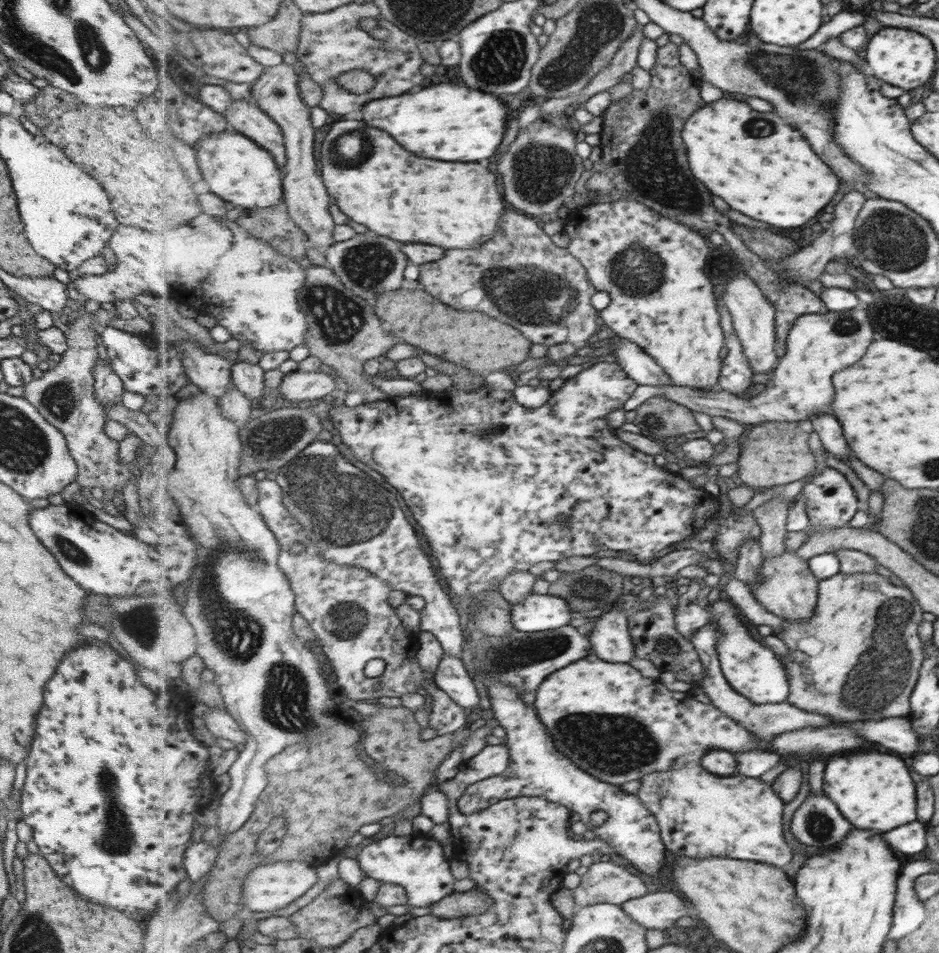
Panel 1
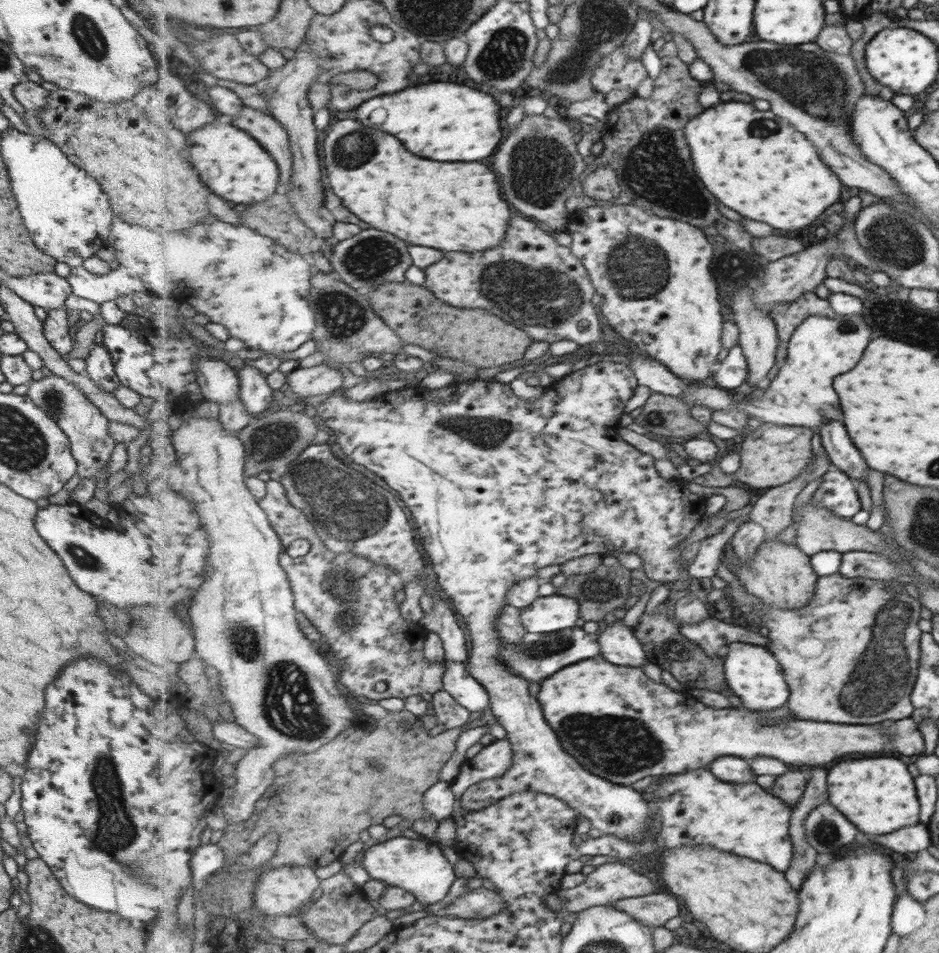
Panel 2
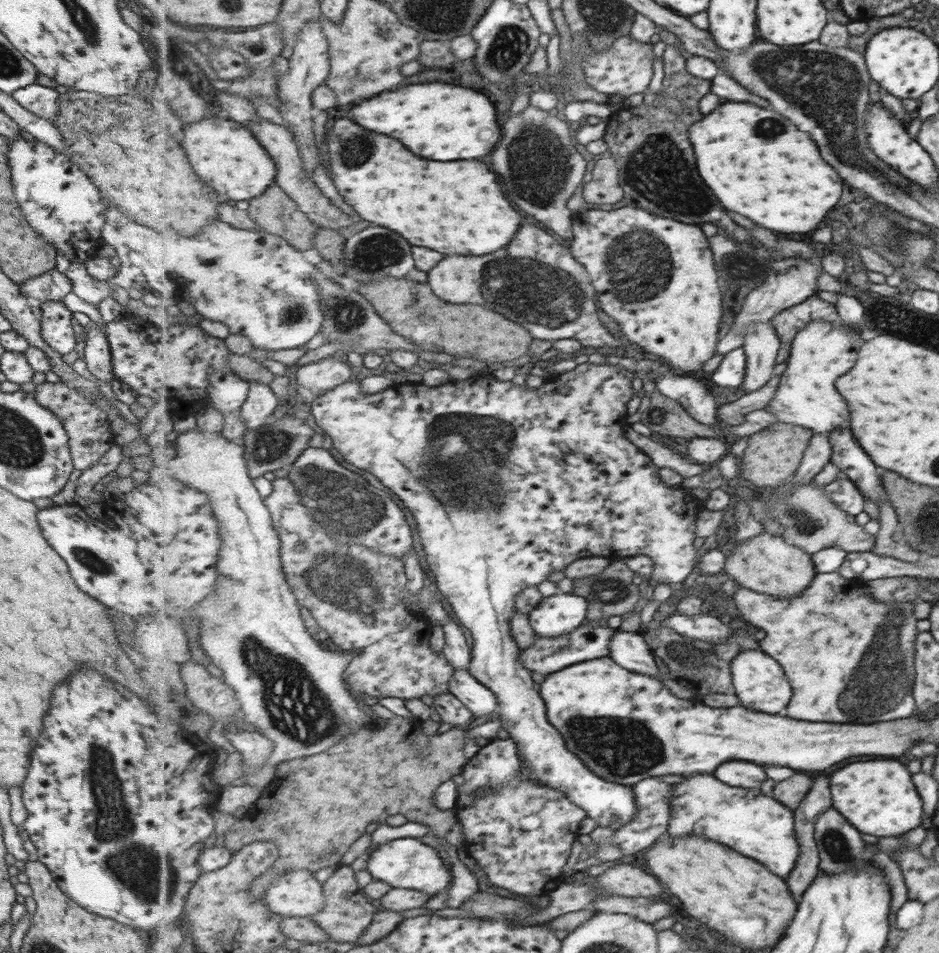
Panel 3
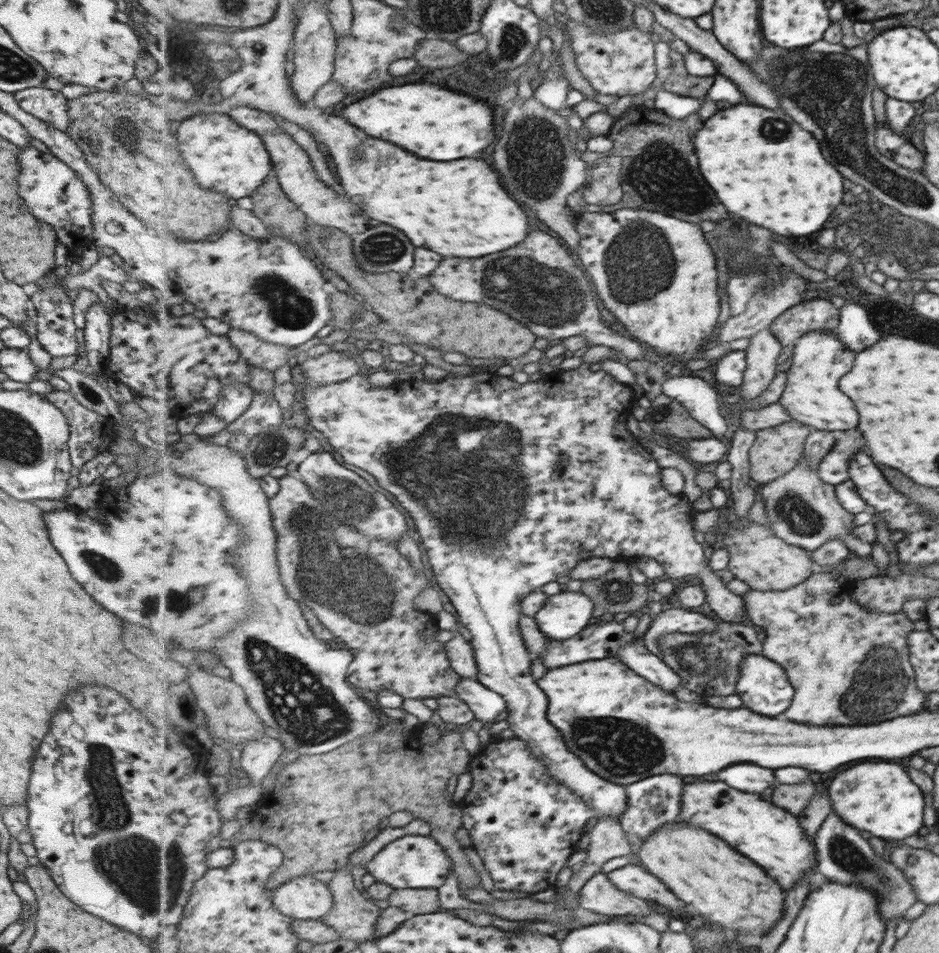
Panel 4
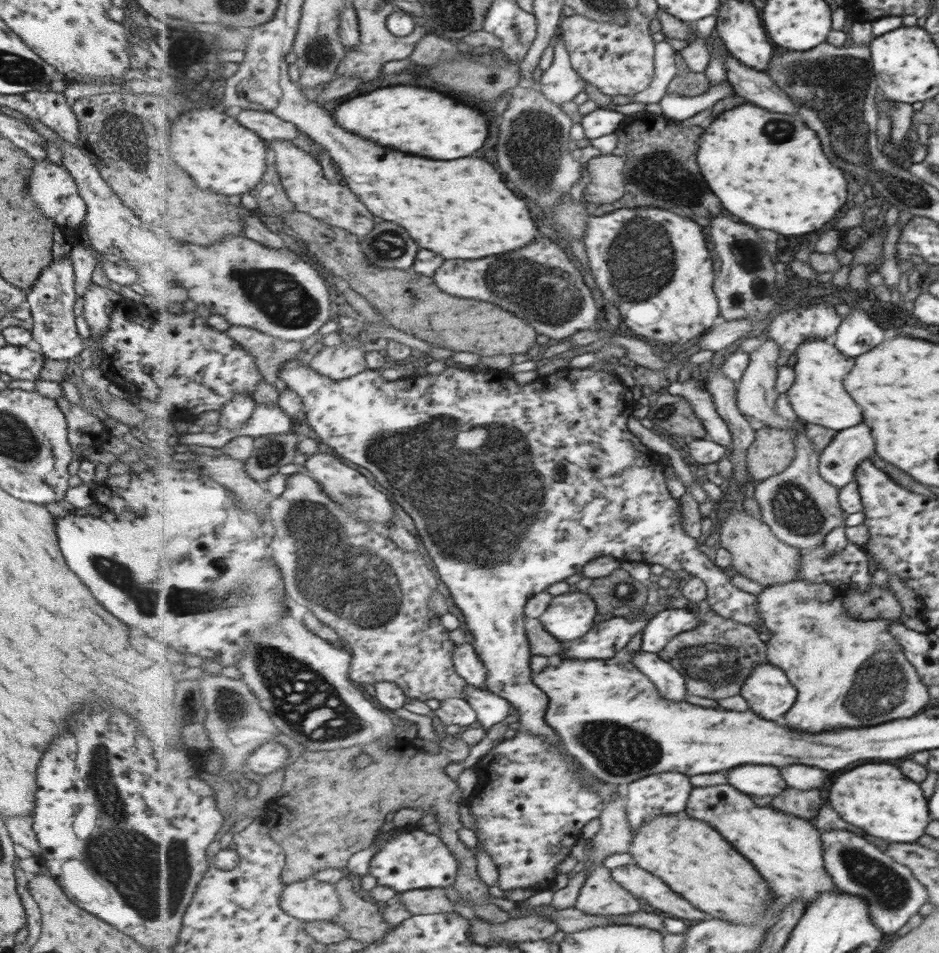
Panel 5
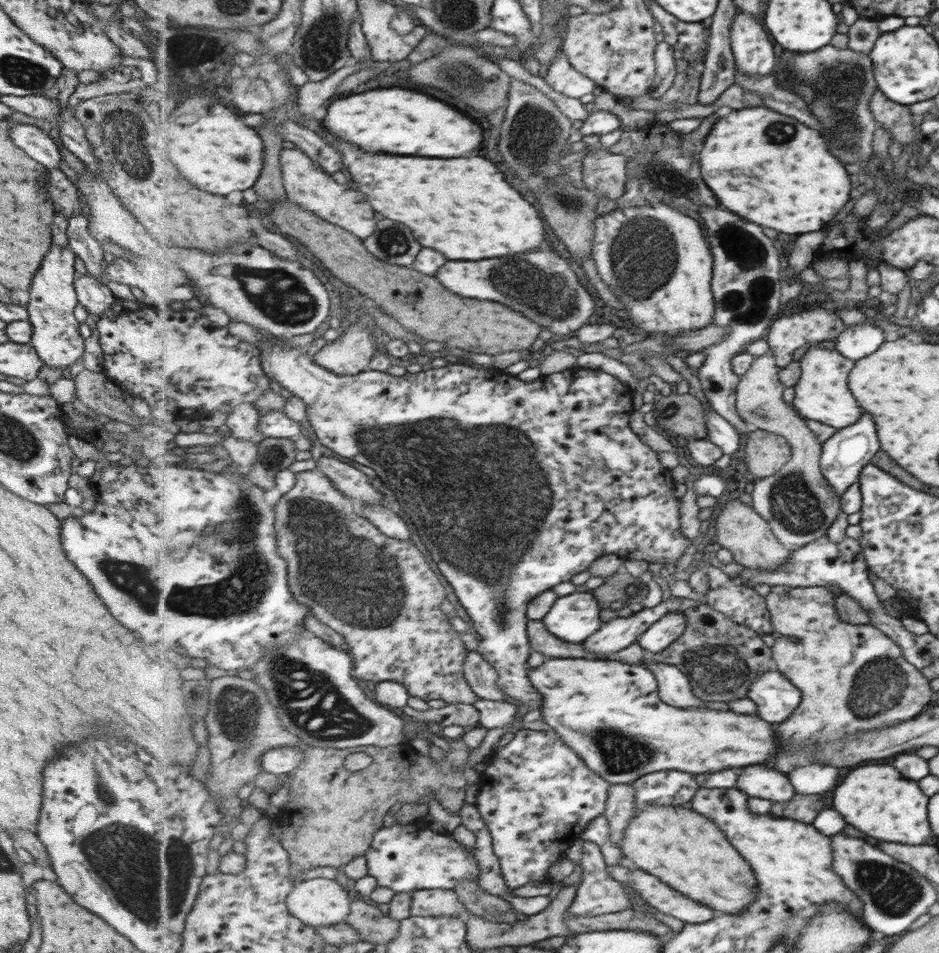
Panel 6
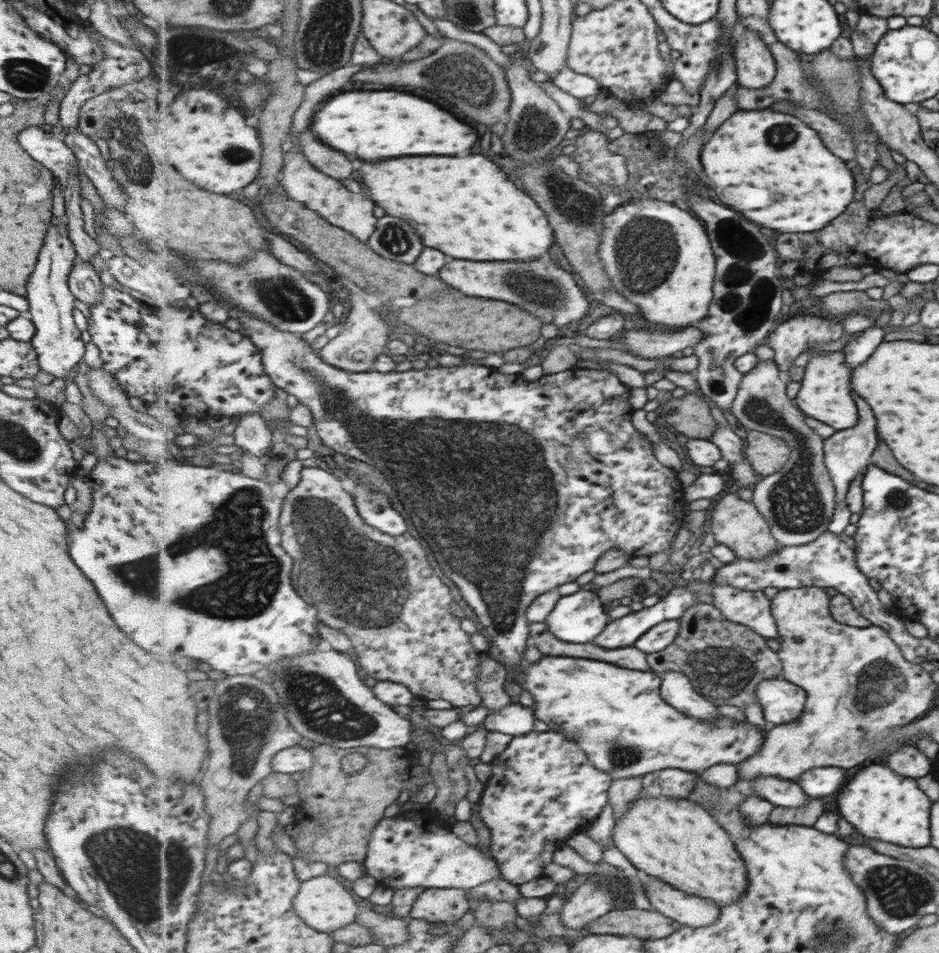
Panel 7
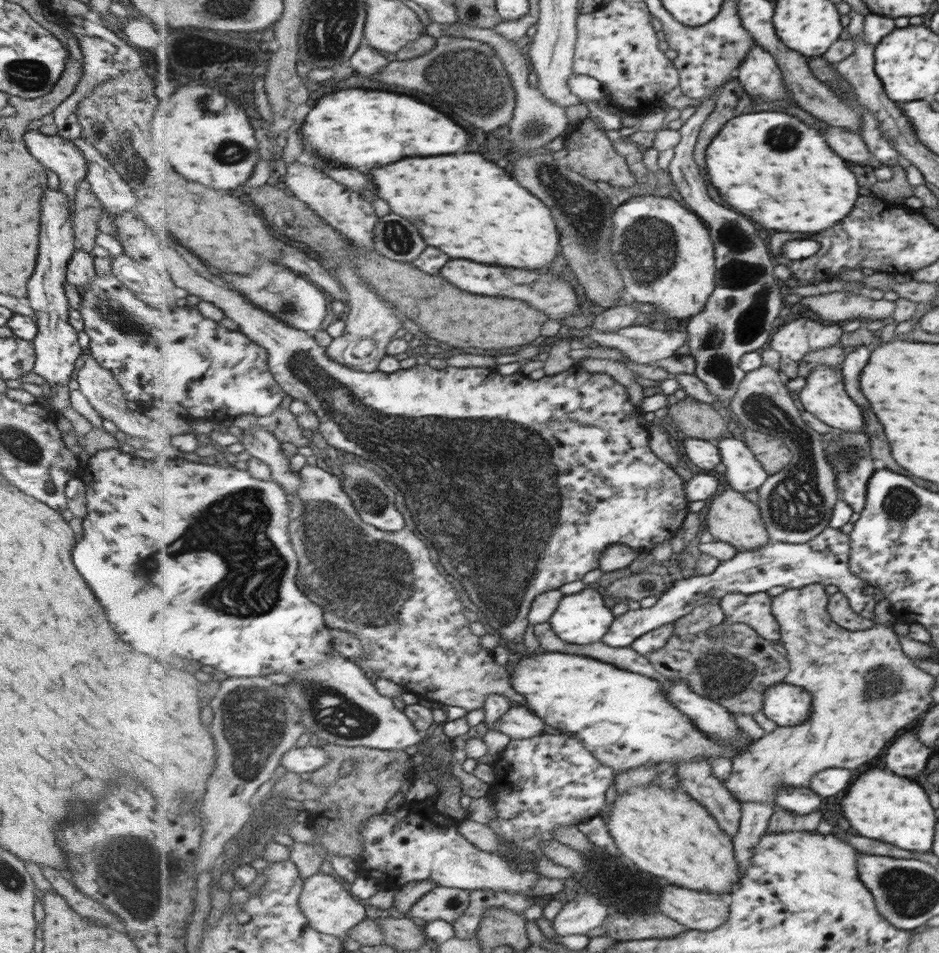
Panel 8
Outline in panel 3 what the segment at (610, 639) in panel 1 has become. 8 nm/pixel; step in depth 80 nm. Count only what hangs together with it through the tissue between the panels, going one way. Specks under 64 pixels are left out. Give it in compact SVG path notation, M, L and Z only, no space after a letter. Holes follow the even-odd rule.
M617 628L618 631L611 639L611 658L617 664L623 665L623 668L631 668L633 672L646 674L647 676L663 676L669 678L669 672L663 674L657 668L655 662L655 654L649 648L649 643L642 635L641 631L638 632L624 632Z

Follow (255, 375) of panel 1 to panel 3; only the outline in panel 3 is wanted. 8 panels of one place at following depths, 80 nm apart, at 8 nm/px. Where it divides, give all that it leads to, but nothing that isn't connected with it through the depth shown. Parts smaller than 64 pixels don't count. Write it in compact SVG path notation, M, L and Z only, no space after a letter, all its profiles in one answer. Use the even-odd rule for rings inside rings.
M250 382L249 384L251 388L241 408L248 430L272 423L277 419L275 412L280 406L279 396L270 386L261 384L261 382Z

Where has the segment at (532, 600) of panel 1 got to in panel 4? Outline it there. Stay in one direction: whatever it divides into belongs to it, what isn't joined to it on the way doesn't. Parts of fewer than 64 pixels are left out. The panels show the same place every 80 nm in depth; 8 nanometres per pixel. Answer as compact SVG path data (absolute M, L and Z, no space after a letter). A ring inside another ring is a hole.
M561 592L551 596L534 616L543 634L567 640L583 632L594 617L594 600L581 592Z

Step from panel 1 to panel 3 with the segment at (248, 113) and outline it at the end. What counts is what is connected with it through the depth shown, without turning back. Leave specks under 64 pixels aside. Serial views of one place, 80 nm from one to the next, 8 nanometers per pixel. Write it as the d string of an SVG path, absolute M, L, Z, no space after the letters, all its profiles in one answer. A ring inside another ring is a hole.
M262 118L251 119L247 127L258 137L267 152L274 157L274 161L278 164L278 176L275 183L291 196L295 202L298 202L300 209L305 214L308 214L308 217L313 222L321 227L337 230L355 224L355 221L348 214L345 214L341 208L333 203L333 199L325 196L320 191L320 188L313 181L313 177L304 170L301 151L296 143L294 133L289 128L272 120Z

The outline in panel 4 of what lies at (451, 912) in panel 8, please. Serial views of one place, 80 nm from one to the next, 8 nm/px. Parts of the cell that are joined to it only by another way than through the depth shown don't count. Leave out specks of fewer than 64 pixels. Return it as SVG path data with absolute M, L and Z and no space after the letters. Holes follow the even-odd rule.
M395 889L387 901L389 907L396 906L417 915L445 911L439 907L436 889Z

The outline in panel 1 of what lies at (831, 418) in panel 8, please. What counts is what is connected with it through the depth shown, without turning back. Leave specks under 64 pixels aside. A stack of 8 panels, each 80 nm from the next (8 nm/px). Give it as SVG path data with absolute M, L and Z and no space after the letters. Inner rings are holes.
M860 305L856 308L827 314L807 314L791 327L787 338L787 354L777 363L772 379L766 389L756 397L743 399L727 391L701 391L679 386L638 386L633 396L624 404L624 409L636 410L654 396L664 396L690 408L694 412L704 412L712 417L724 416L751 427L771 421L788 423L809 420L817 412L831 412L829 404L833 400L831 374L857 362L873 338L873 330L867 320L867 310Z

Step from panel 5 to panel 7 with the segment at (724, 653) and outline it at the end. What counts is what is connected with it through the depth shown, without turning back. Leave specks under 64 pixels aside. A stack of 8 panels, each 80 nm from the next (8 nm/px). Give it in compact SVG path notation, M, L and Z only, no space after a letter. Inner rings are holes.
M710 601L689 607L680 621L682 627L675 642L659 652L648 654L650 668L656 673L685 673L703 698L717 706L729 704L739 708L758 702L759 683L783 677L781 656L769 648L767 638L747 625L730 621Z

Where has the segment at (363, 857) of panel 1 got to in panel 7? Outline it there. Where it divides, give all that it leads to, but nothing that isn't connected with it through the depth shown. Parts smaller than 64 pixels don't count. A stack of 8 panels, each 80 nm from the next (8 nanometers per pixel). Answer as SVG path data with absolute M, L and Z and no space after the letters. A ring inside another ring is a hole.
M401 815L383 818L374 827L365 864L367 875L395 891L417 887L467 890L493 879L504 879L501 865L493 856L485 856L477 846L469 845L449 828L437 828L437 824L431 822L419 830L419 822L407 822Z

